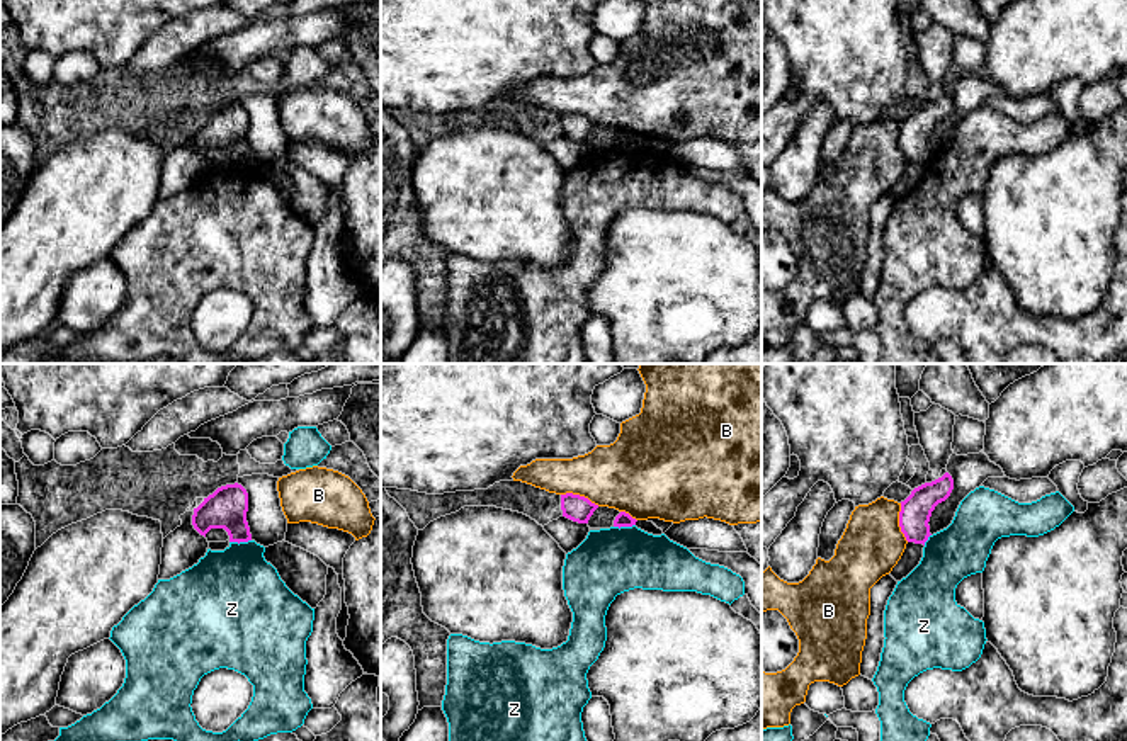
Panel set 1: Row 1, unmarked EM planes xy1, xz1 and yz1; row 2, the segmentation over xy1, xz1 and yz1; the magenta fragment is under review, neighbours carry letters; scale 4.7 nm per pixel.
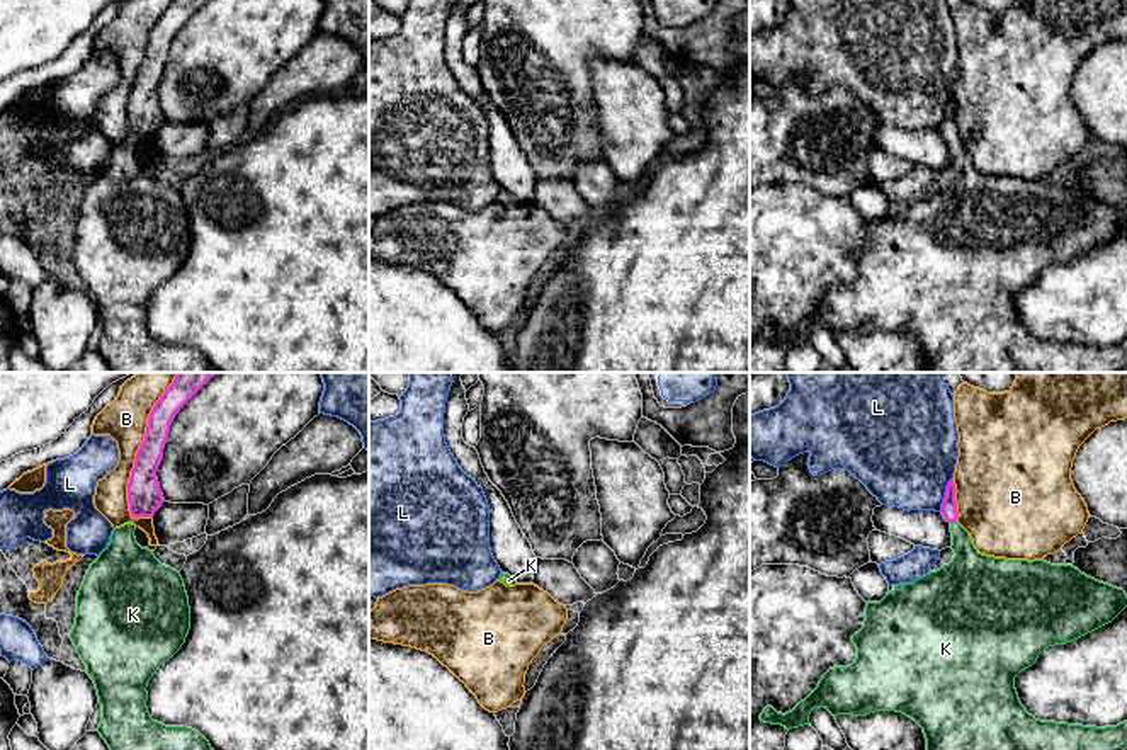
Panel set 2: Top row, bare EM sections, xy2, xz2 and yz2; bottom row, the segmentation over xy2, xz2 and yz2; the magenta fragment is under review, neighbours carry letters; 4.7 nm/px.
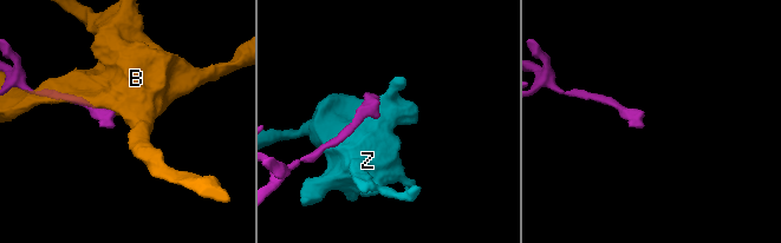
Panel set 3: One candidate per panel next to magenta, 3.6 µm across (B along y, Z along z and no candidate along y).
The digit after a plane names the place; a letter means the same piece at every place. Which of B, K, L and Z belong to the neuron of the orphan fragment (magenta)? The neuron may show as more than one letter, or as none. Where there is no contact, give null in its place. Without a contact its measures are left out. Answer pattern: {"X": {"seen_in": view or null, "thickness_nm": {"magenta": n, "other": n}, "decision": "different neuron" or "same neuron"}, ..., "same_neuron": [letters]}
{"B": {"seen_in": "xy2", "thickness_nm": {"magenta": 160, "other": 200}, "decision": "different neuron"}, "K": {"seen_in": "yz2", "thickness_nm": {"magenta": 80, "other": 190}, "decision": "same neuron"}, "L": {"seen_in": "yz2", "thickness_nm": {"magenta": 80, "other": 460}, "decision": "different neuron"}, "Z": {"seen_in": "xy1", "thickness_nm": {"magenta": 190, "other": 420}, "decision": "different neuron"}, "same_neuron": ["K"]}

